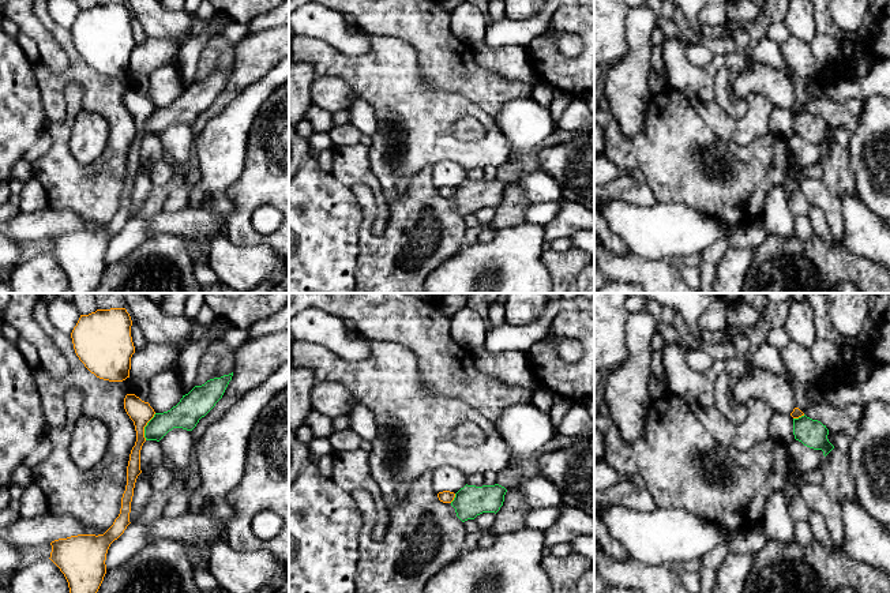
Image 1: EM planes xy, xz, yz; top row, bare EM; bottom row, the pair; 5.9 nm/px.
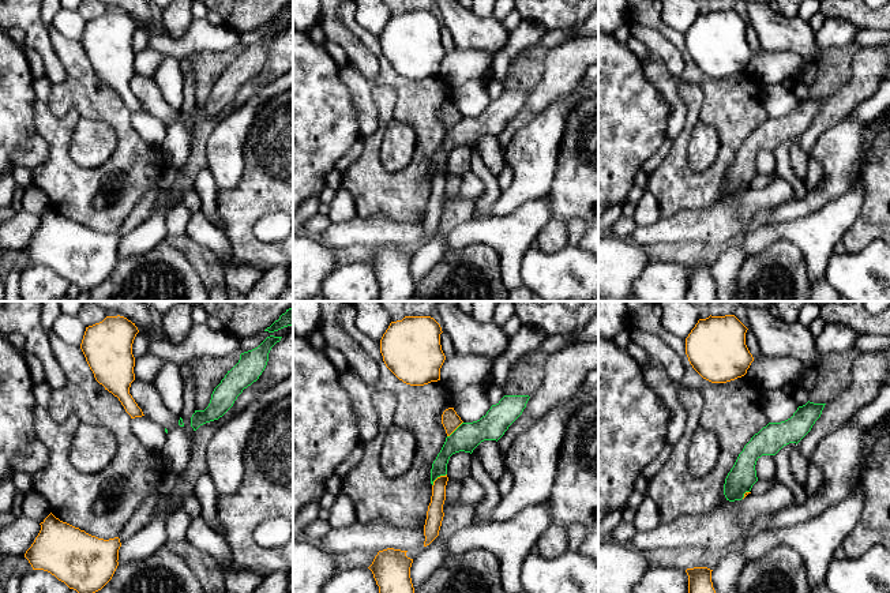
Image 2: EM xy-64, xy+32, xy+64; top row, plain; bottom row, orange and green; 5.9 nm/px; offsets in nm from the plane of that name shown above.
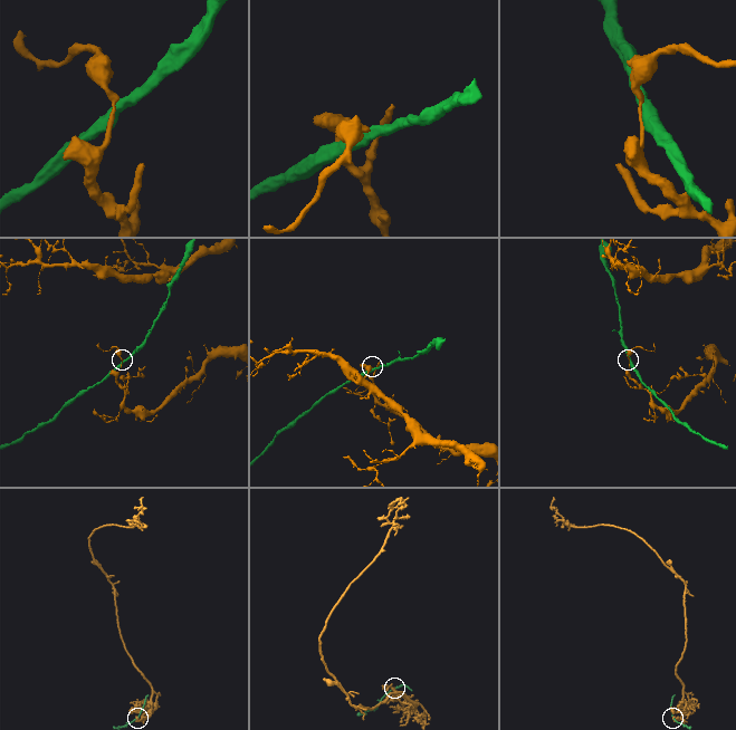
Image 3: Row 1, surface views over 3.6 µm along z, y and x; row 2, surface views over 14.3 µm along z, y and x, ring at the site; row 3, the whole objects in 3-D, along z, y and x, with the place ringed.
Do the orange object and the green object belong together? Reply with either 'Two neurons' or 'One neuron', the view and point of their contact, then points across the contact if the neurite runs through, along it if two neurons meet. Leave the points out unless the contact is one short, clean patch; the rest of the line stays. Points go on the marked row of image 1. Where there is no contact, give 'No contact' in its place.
Two neurons. Touches orange at xy (145, 426). Boundary: xy (156, 413), (145, 427), (145, 439)

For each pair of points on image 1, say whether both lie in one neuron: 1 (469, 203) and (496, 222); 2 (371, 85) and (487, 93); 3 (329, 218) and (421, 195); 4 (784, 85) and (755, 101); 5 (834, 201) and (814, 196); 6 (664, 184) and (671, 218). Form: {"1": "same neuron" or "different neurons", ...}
{"1": "same neuron", "2": "different neurons", "3": "different neurons", "4": "different neurons", "5": "same neuron", "6": "different neurons"}

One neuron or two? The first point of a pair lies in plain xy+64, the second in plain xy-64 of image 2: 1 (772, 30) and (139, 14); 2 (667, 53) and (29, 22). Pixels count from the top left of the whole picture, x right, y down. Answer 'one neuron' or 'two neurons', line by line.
1: one neuron
2: one neuron

